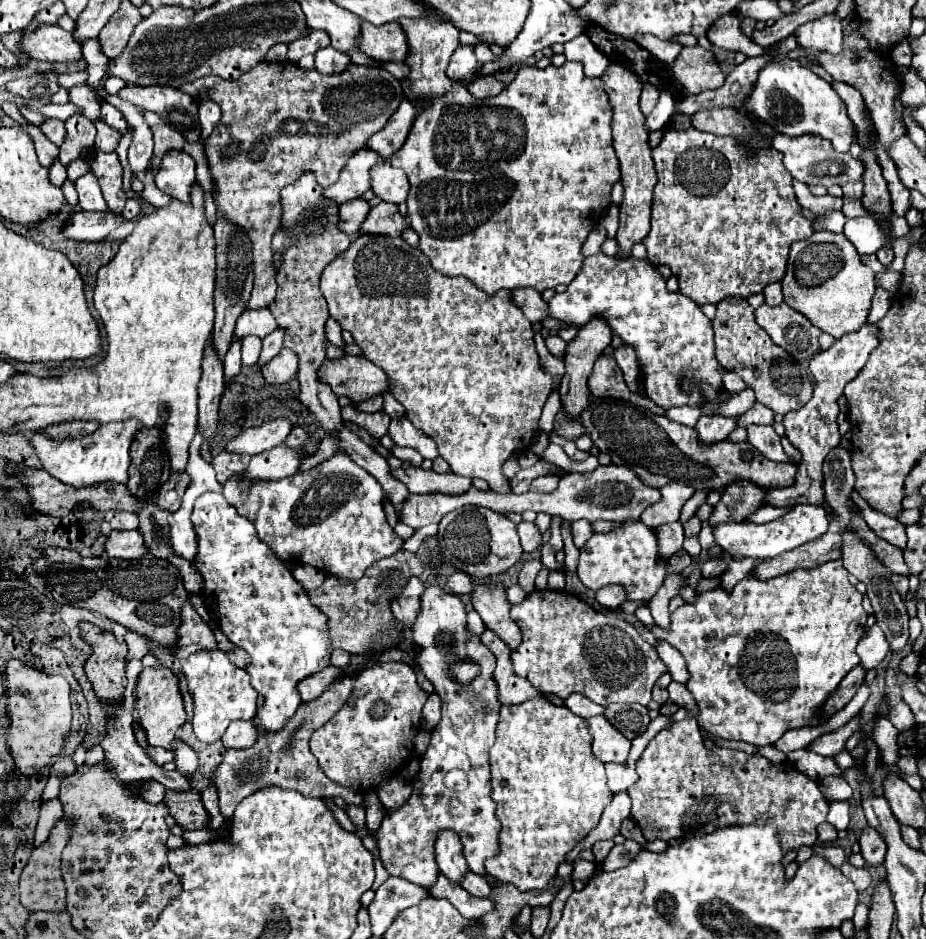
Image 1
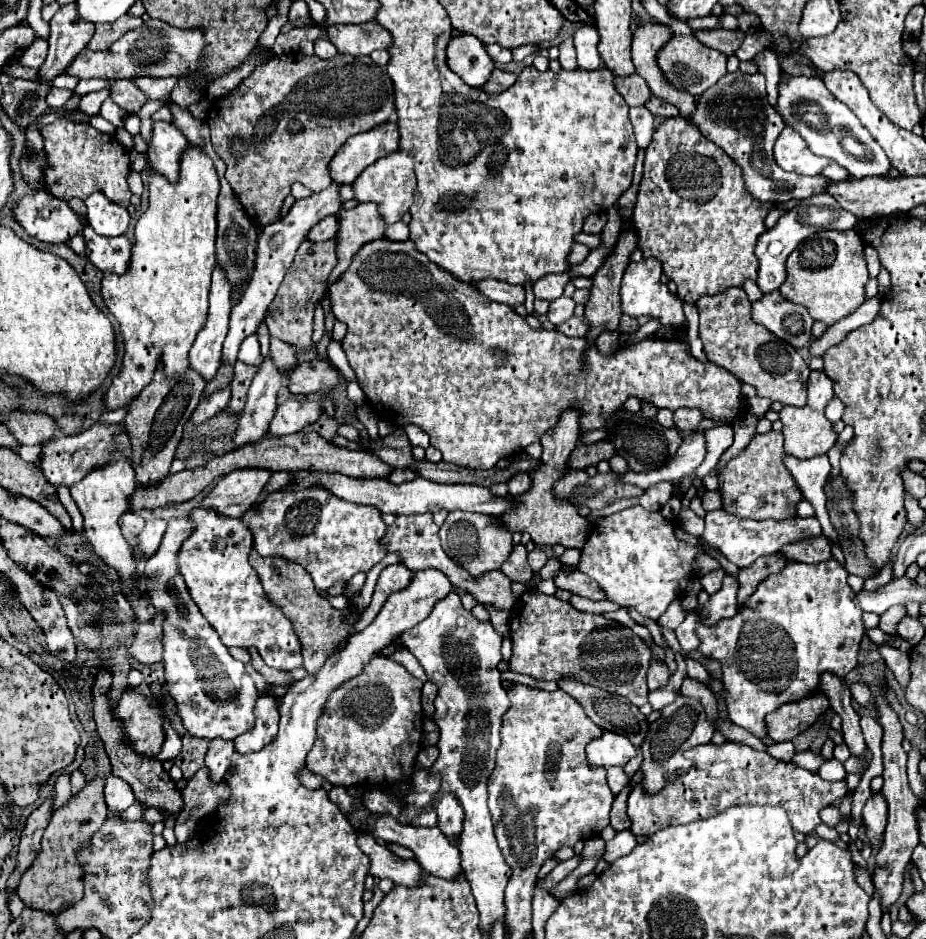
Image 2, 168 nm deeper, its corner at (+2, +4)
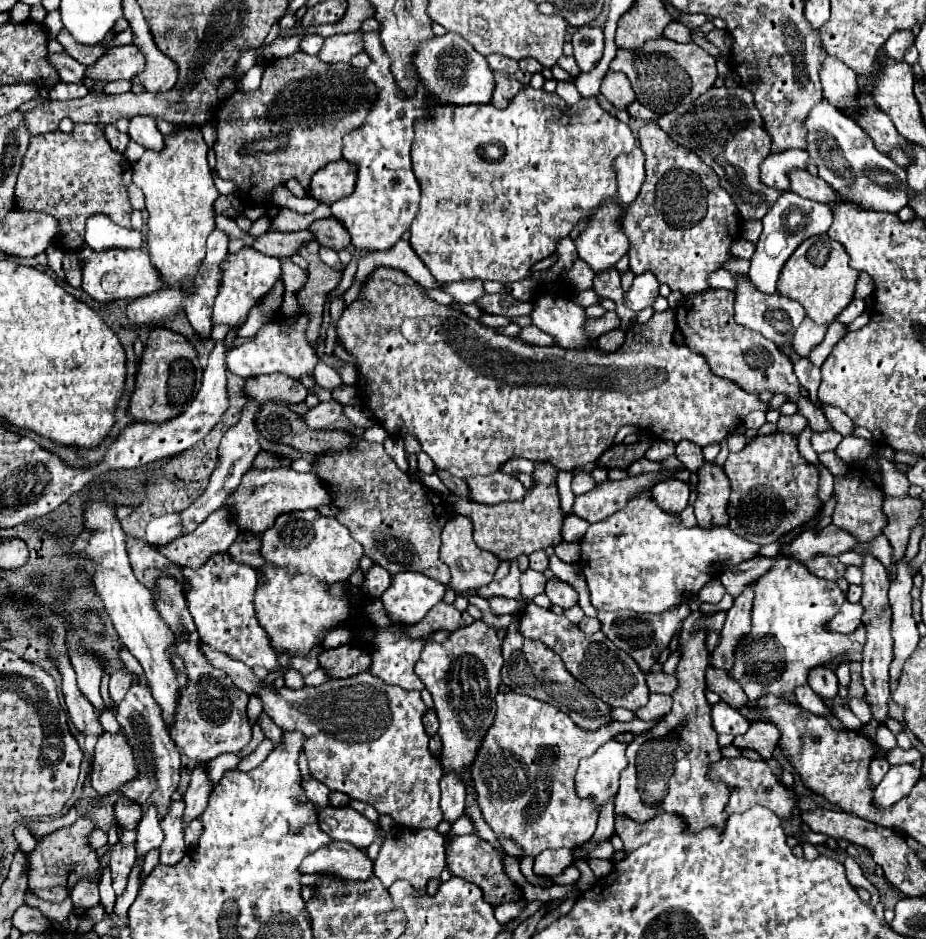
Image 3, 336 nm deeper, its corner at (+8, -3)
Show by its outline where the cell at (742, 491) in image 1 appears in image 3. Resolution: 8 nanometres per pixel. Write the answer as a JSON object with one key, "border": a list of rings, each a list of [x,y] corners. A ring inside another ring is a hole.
{"border":[[[788,433],[754,437],[740,453],[730,453],[724,471],[732,483],[730,495],[730,529],[756,545],[768,545],[782,535],[796,531],[812,521],[822,503],[818,499],[818,469],[798,453],[798,439]],[[748,503],[748,509],[744,509]]]}

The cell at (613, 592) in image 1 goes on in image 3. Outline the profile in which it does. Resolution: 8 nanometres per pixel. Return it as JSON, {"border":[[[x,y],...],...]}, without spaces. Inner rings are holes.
{"border":[[[558,577],[550,579],[546,585],[546,595],[550,597],[550,601],[562,609],[570,609],[572,605],[578,603],[578,593],[564,581],[560,581]]]}

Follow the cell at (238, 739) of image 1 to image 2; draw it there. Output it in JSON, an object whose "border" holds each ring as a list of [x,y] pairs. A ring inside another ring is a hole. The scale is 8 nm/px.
{"border":[[[214,738],[208,746],[206,754],[206,766],[210,768],[210,774],[214,780],[222,780],[228,766],[232,766],[232,756],[234,756],[234,740],[224,740],[224,738]]]}

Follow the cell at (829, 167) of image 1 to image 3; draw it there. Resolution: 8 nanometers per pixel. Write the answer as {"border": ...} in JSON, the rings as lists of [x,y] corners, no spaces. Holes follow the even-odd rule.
{"border":[[[790,149],[790,153],[778,153],[768,155],[760,165],[760,181],[766,187],[776,187],[780,191],[786,191],[790,187],[788,173],[790,169],[806,169],[808,153],[800,149]]]}

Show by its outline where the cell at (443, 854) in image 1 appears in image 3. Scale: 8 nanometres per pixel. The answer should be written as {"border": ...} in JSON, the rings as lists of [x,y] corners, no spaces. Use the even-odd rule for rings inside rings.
{"border":[[[444,773],[440,779],[440,789],[442,789],[440,809],[444,811],[444,819],[454,823],[464,813],[466,787],[456,773]]]}

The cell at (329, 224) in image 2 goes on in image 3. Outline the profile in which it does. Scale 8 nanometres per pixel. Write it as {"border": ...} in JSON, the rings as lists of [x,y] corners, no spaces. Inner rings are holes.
{"border":[[[266,231],[264,235],[254,239],[254,249],[264,253],[264,255],[272,255],[278,259],[284,257],[292,257],[298,253],[300,245],[312,241],[312,233],[306,231],[298,231],[298,233],[278,233],[278,231]]]}

